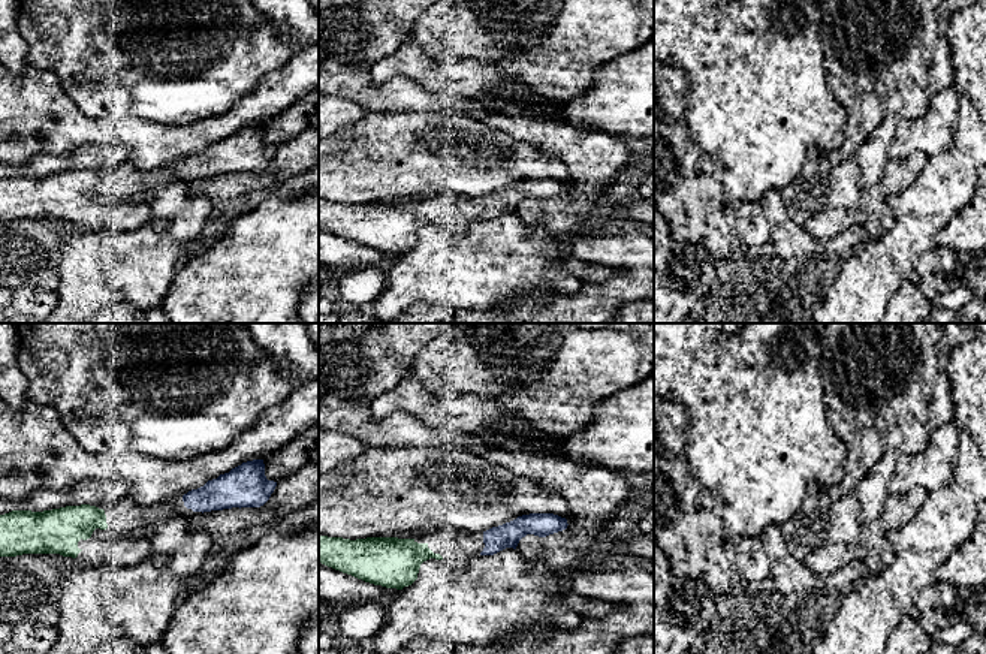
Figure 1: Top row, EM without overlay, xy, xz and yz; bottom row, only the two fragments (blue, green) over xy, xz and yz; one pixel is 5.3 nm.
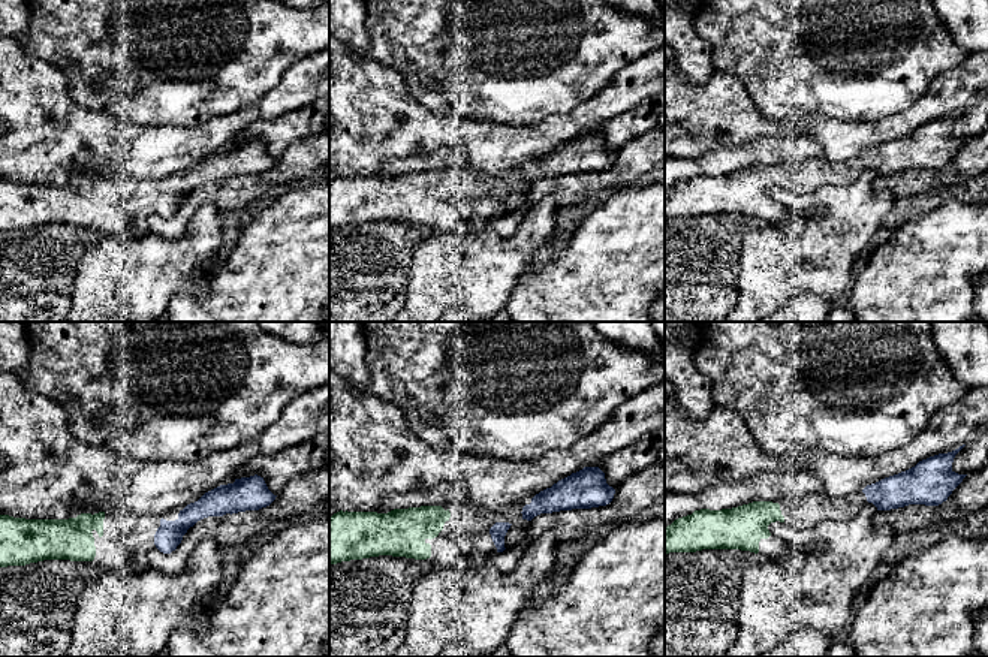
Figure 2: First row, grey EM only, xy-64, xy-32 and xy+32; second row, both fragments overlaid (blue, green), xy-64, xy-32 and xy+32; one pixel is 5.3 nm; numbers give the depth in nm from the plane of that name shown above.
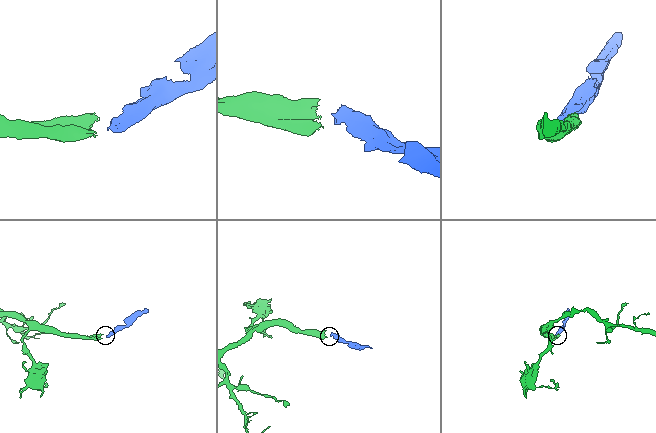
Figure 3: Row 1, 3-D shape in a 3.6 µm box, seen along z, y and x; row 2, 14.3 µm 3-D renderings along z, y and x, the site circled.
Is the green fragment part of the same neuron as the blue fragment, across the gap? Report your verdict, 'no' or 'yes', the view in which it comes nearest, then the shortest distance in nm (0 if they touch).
yes; nearest in xz; 200 nm apart

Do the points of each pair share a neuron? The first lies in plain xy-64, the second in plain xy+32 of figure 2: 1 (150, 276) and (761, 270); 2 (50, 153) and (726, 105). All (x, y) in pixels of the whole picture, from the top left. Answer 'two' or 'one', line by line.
1: one
2: one

